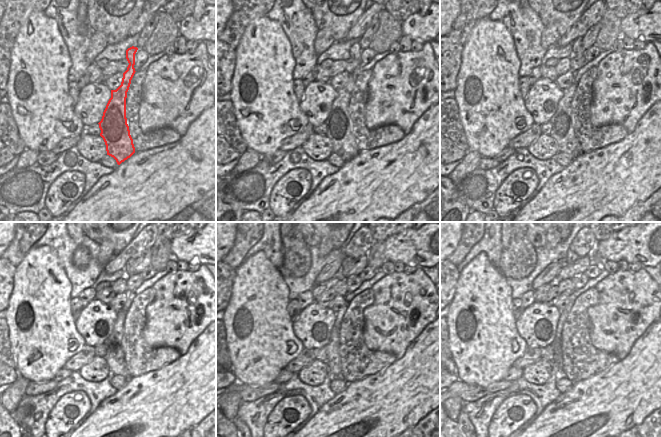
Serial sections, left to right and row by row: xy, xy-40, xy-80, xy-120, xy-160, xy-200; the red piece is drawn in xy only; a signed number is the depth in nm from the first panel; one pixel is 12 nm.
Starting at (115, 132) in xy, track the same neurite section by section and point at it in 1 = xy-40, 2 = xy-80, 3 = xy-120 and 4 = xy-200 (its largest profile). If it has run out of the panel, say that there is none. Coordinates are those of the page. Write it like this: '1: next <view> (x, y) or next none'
1: next xy-40 (338, 124)
2: next xy-80 (562, 130)
3: next xy-120 (115, 358)
4: next xy-200 (558, 359)

